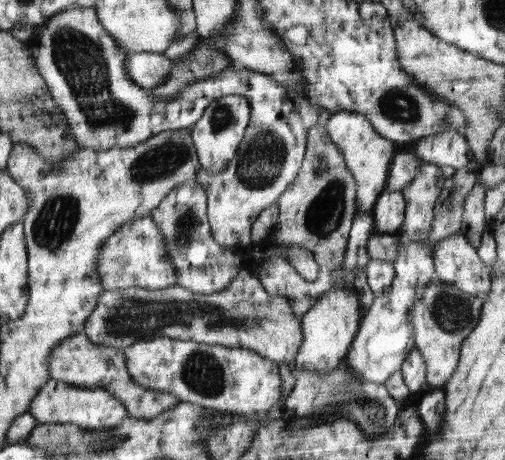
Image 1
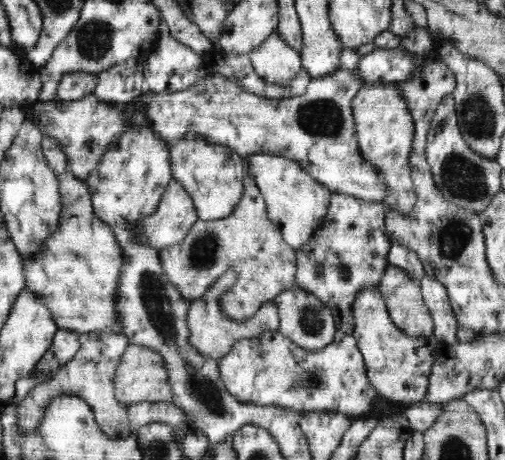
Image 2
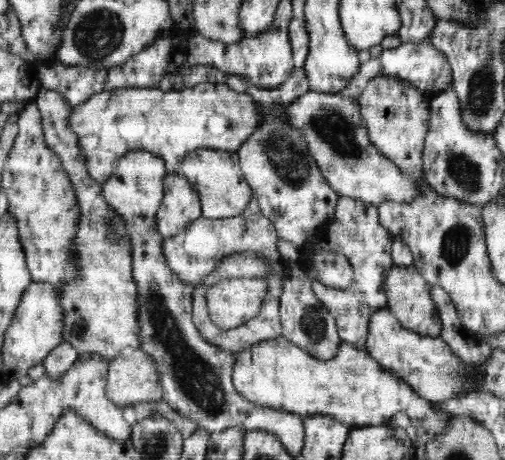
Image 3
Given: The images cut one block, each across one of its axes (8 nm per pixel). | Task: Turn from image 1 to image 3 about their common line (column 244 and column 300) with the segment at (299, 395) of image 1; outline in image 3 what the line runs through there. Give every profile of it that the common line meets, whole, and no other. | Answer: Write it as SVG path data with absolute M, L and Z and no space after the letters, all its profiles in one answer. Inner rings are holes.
M291 265L290 274L283 281L279 301L282 334L292 344L299 346L302 351L316 359L332 359L342 341L337 331L337 322L331 311L319 301L312 289L312 280L304 271Z

